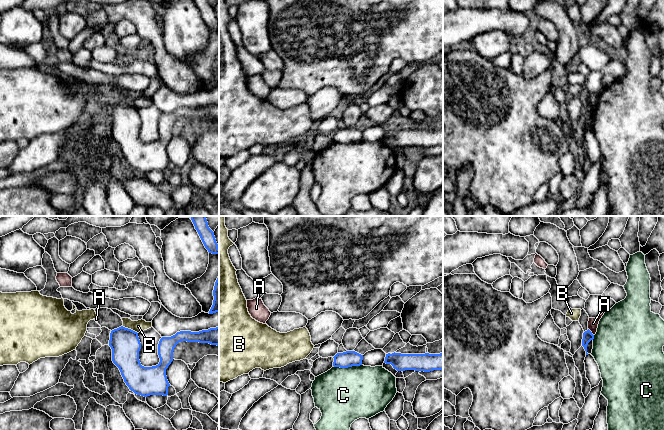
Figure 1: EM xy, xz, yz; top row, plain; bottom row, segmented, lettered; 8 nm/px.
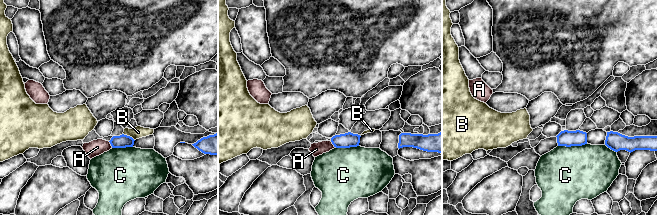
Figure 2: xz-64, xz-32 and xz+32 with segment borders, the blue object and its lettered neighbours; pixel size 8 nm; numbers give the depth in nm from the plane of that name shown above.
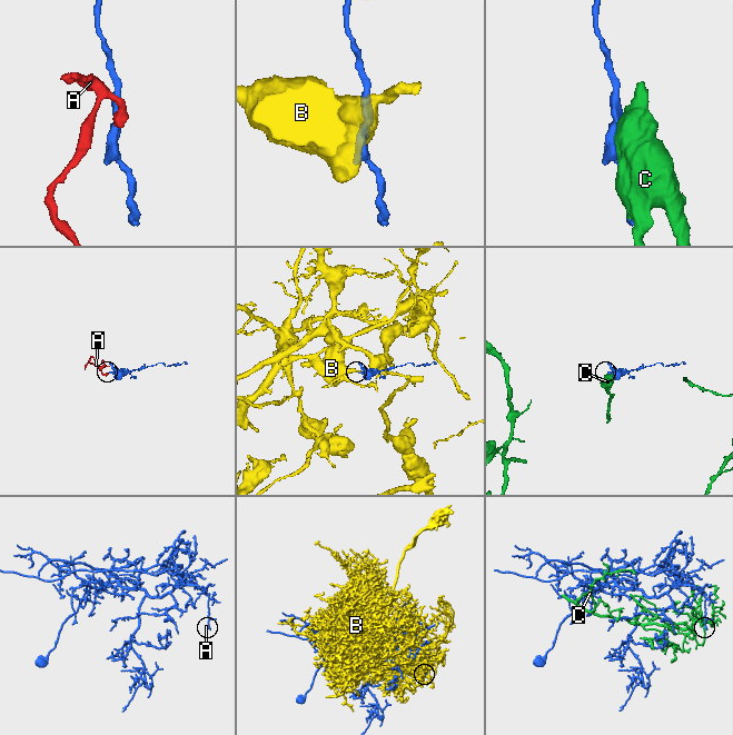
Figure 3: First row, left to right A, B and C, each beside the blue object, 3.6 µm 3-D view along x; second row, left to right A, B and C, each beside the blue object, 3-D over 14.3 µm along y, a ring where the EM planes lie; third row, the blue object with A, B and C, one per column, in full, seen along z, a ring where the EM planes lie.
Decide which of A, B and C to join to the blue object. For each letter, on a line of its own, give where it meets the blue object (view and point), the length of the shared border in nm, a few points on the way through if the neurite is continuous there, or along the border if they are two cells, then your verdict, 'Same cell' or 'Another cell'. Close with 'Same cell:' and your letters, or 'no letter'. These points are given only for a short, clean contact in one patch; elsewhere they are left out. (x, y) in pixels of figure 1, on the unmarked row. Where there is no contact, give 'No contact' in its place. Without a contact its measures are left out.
A: Touches blue at yz (591, 108). Shared border 80 nm. Boundary: yz (588, 104), (593, 111). Another cell
B: Touches blue at xy (130, 105). Shared border 140 nm. Boundary: xy (122, 101), (137, 109). Another cell
C: Touches blue at xz (347, 143). Shared border 220 nm. Another cell
Same cell: no letter

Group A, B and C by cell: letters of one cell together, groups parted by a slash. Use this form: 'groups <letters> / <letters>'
groups A / B / C

